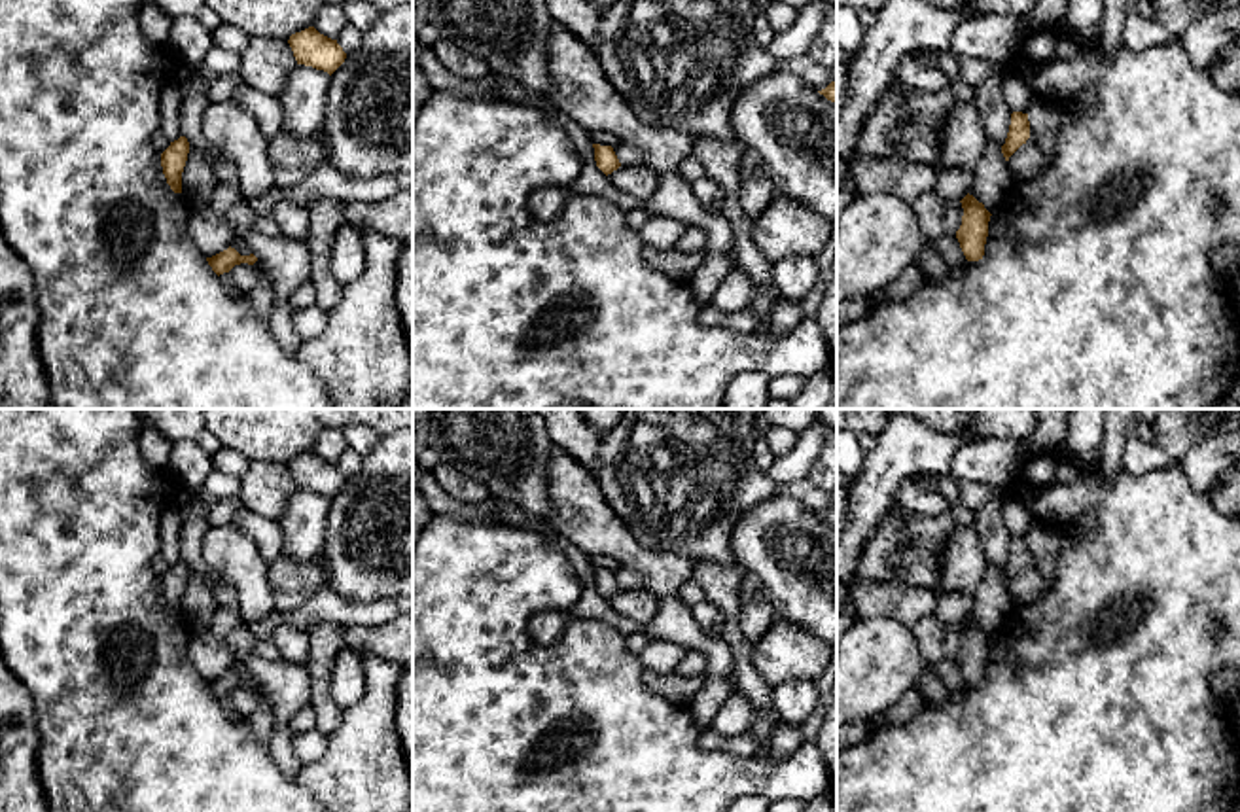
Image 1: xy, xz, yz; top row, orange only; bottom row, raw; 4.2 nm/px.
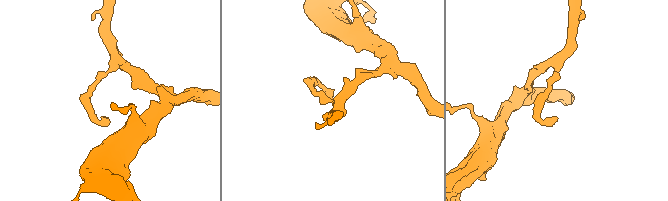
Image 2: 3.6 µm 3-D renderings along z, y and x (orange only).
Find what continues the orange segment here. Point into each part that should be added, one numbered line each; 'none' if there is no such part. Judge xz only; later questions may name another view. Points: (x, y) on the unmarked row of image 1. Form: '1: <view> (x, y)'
none

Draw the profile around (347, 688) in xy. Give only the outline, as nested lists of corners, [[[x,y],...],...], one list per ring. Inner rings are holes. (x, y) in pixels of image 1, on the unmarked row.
[[[343,647],[331,668],[329,697],[339,708],[354,706],[365,693],[365,674],[358,653]]]

